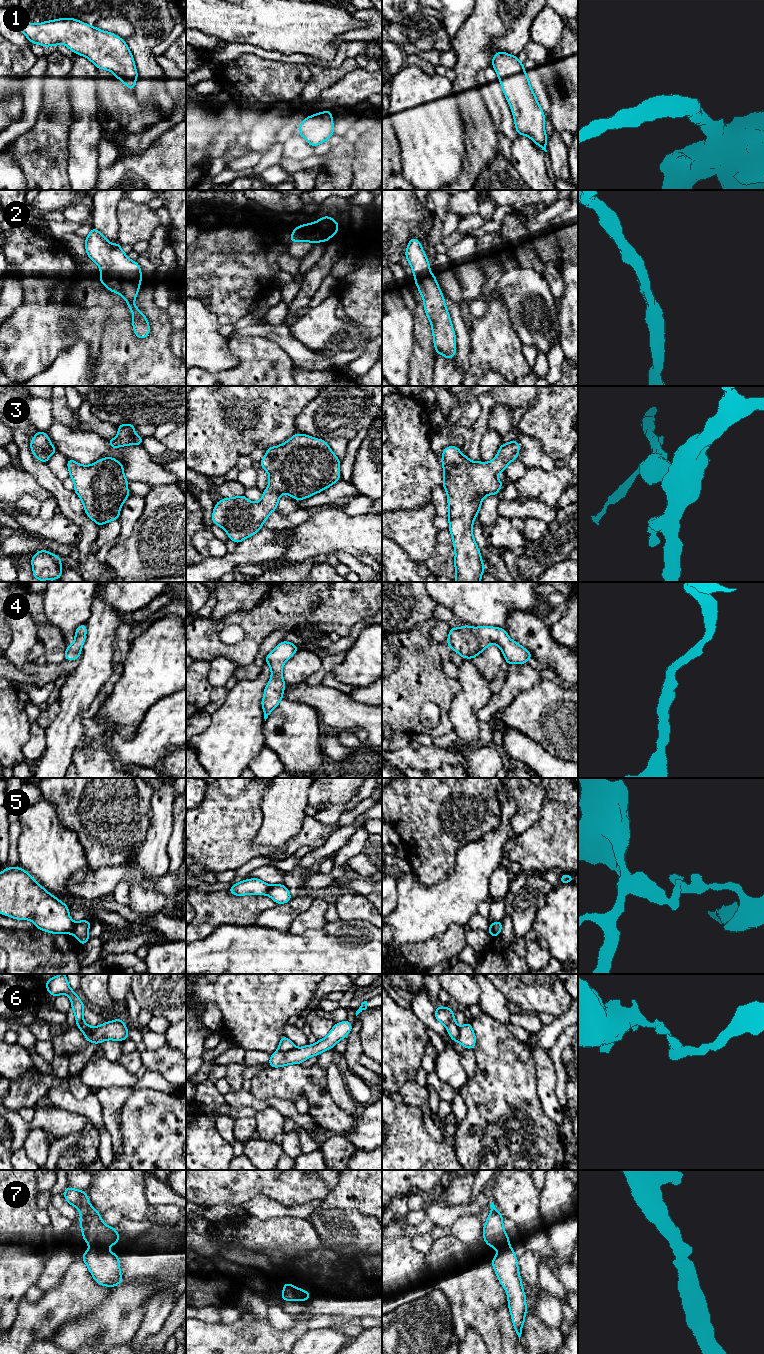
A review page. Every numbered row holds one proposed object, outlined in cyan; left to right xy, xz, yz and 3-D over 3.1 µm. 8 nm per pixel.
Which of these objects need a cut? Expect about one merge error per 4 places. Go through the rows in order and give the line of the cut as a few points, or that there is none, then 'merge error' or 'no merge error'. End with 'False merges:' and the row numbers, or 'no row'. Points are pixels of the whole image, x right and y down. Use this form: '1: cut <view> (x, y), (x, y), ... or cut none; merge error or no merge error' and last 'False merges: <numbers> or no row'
1: cut none; no merge error
2: cut none; no merge error
3: cut none; no merge error
4: cut none; no merge error
5: cut xy (75, 923), (70, 932); merge error
6: cut xz (295, 1047), (286, 1051), (278, 1050); merge error
7: cut none; no merge error
False merges: 5, 6

